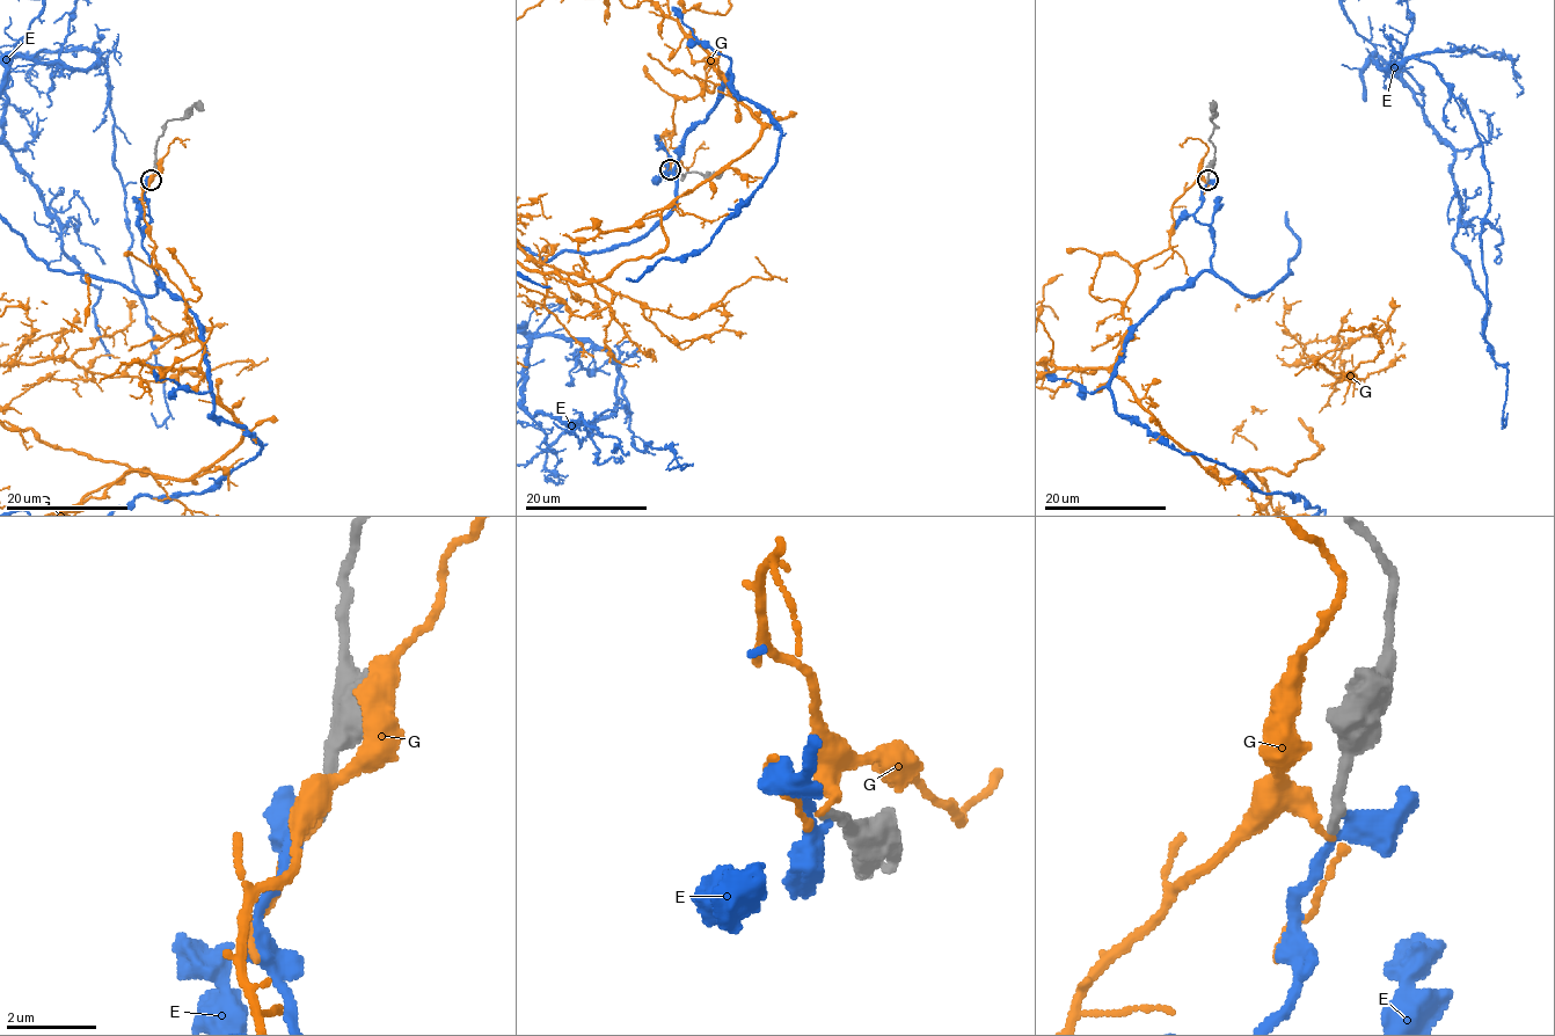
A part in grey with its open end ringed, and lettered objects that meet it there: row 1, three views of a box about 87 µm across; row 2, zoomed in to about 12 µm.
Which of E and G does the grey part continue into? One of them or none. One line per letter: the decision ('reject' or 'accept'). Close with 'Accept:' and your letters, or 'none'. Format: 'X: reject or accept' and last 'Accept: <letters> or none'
E: accept
G: reject
Accept: E

